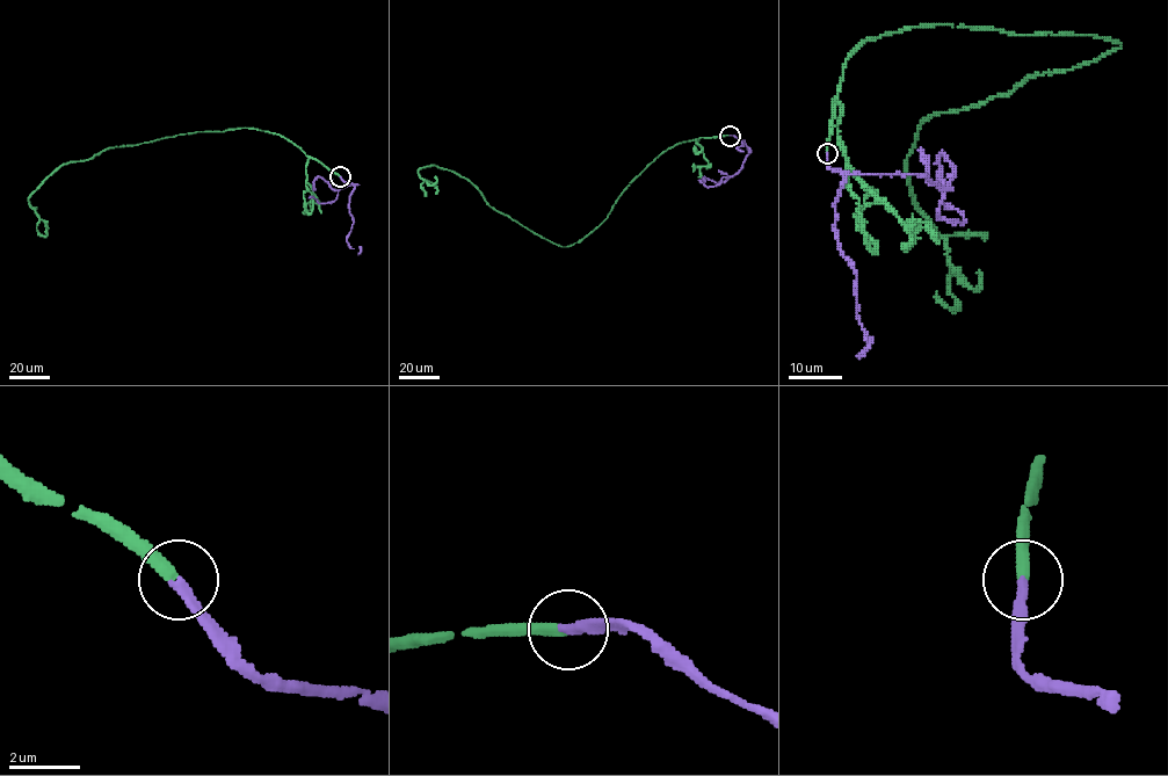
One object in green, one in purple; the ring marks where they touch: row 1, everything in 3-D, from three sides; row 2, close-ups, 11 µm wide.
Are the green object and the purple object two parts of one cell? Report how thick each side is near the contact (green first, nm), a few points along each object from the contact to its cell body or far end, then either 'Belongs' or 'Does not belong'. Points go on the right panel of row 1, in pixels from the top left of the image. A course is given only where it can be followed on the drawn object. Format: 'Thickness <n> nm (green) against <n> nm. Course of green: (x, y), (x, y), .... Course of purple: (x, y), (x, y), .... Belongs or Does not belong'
Thickness 360 nm (green) against 280 nm. Course of green: (827, 153), (844, 63), (869, 40), (954, 24), (1122, 45), (922, 121), (906, 180), (957, 309), (937, 292). Course of purple: (827, 153), (829, 168), (923, 174), (944, 194), (937, 216), (963, 224), (964, 217), (956, 209), (944, 209). Belongs

